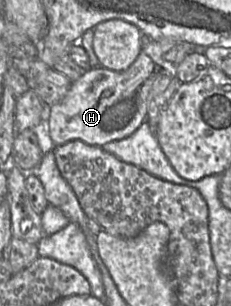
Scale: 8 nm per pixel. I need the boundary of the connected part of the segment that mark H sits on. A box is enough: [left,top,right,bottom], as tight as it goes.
[49,40,205,147]

